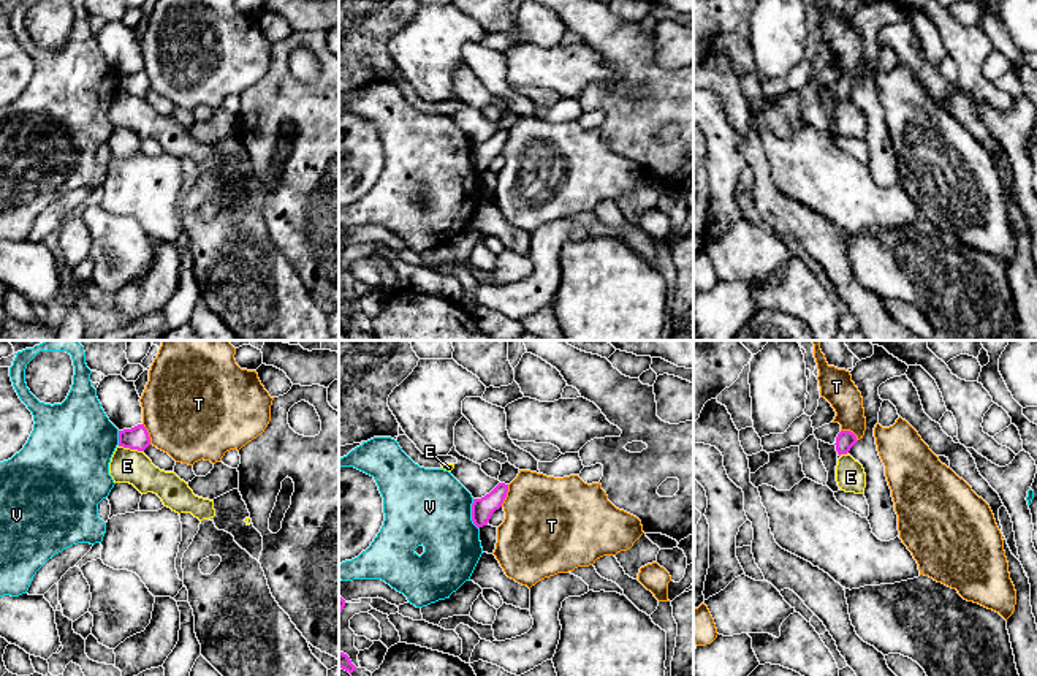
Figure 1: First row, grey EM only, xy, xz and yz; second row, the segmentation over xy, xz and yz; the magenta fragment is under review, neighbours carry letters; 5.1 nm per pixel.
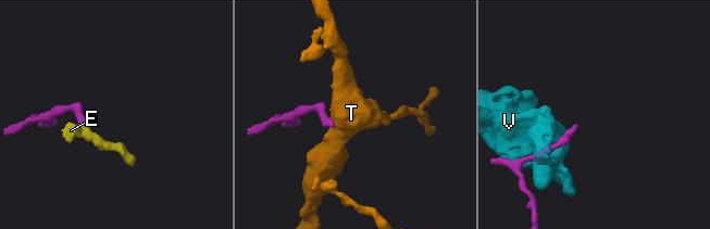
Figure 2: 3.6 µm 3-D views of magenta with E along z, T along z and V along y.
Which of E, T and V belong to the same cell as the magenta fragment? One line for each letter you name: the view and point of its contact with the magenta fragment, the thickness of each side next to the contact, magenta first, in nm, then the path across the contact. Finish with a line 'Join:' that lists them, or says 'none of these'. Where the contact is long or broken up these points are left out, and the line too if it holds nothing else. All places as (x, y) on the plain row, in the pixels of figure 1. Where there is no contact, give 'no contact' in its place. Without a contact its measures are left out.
Join: none of these

